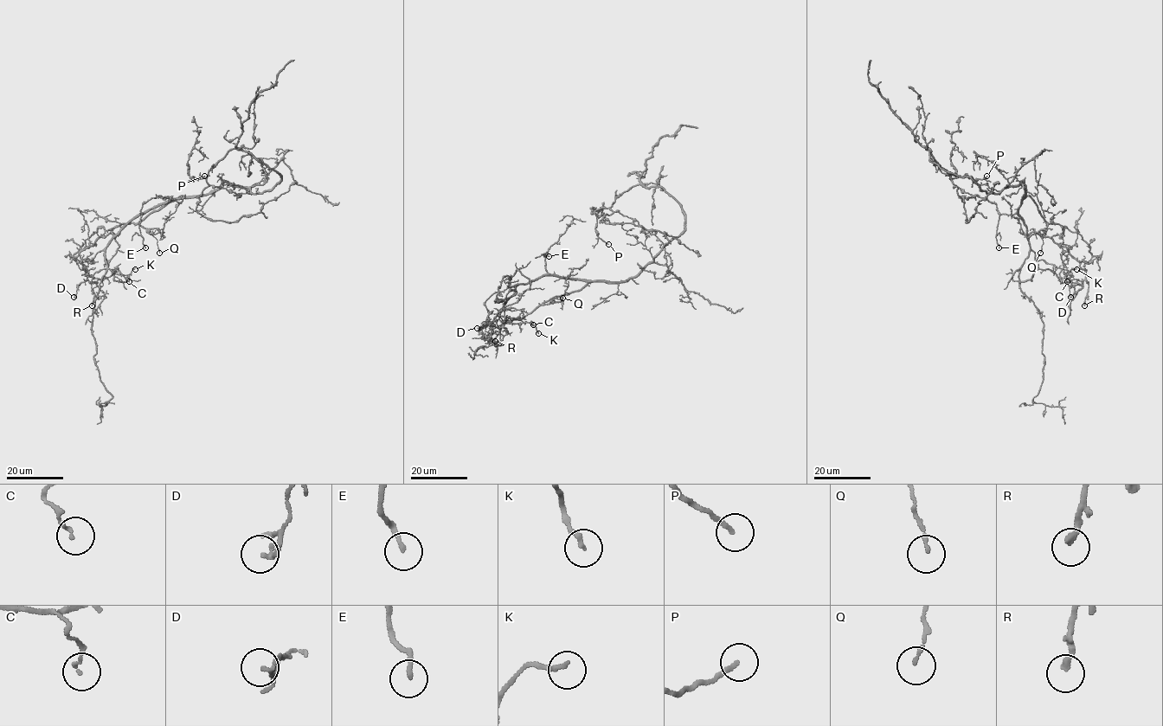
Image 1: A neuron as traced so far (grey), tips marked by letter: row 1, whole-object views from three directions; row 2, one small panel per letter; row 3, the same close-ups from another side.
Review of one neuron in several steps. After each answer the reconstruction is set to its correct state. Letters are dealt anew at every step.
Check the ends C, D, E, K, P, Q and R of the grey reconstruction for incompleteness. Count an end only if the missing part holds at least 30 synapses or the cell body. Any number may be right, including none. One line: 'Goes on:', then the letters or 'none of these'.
Goes on: E

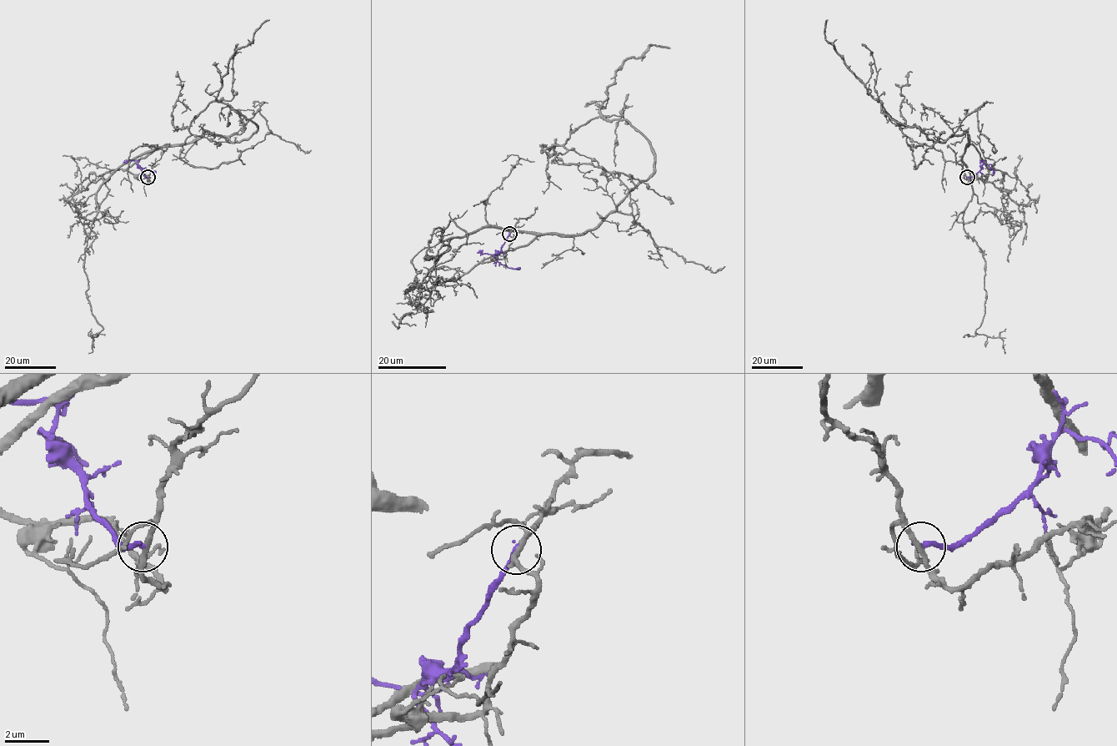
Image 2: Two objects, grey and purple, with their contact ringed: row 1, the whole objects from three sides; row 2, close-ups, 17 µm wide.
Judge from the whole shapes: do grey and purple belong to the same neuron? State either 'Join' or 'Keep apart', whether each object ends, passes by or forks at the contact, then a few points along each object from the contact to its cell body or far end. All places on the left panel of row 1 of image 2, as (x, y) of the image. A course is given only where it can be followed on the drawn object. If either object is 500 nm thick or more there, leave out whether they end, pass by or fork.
Keep apart. At the ring grey passes by. At the ring purple ends. Course of grey: (147, 177), (127, 169), (166, 144), (257, 130), (212, 102), (190, 123), (187, 163), (235, 161), (272, 132). Course of purple: (147, 177), (136, 164), (153, 173), (152, 175)

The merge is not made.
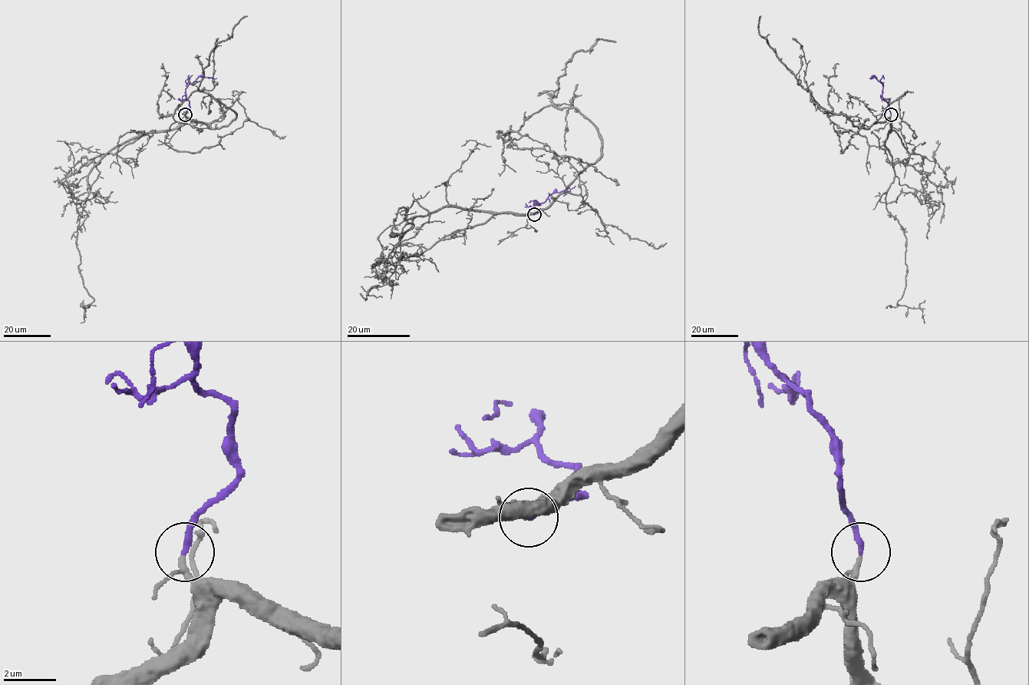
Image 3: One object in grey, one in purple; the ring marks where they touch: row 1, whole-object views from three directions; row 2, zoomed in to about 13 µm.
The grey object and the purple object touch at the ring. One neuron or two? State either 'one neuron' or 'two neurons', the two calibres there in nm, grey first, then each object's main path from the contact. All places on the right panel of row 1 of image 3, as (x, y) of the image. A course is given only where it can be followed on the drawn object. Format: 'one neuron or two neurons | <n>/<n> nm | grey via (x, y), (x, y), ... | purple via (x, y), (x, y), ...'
one neuron | 150/200 nm | grey via (891, 115), (859, 128), (810, 100), (808, 91), (832, 121), (842, 153), (869, 119) | purple via (891, 114), (888, 103), (882, 97), (882, 84), (875, 76), (869, 78)

